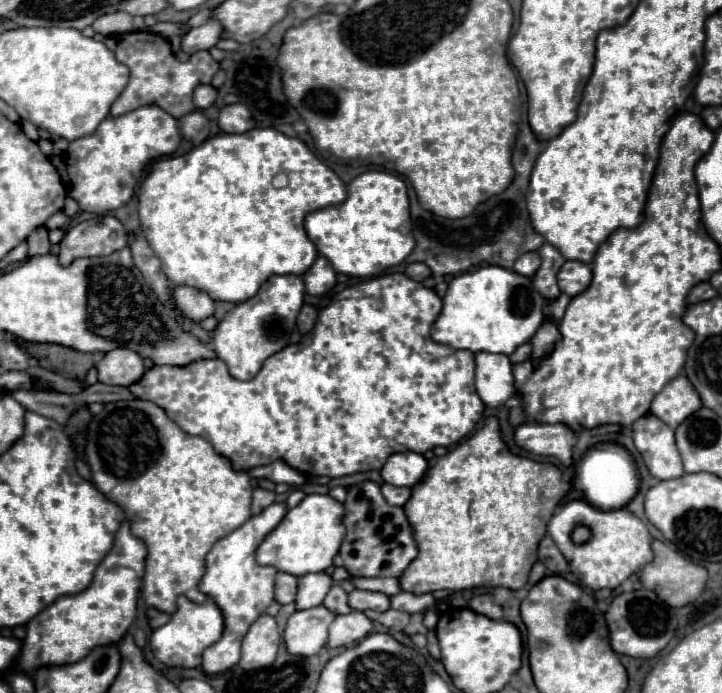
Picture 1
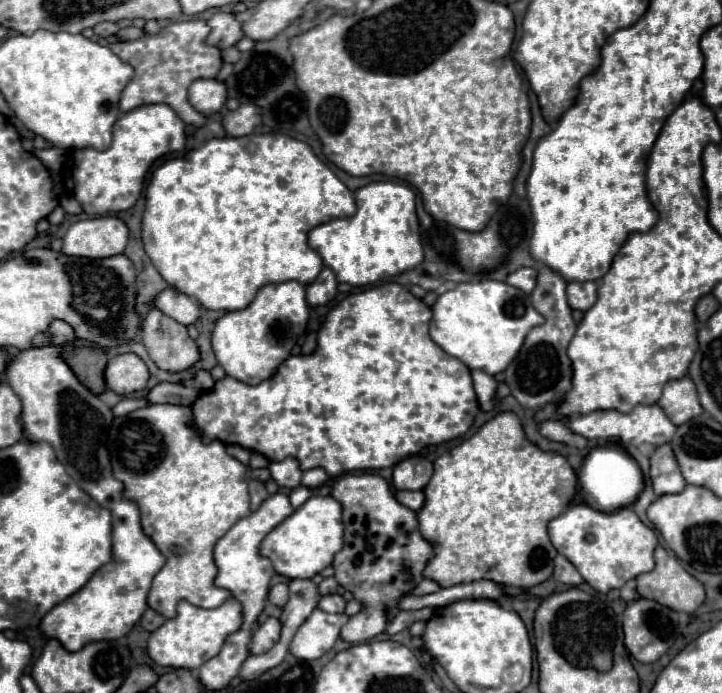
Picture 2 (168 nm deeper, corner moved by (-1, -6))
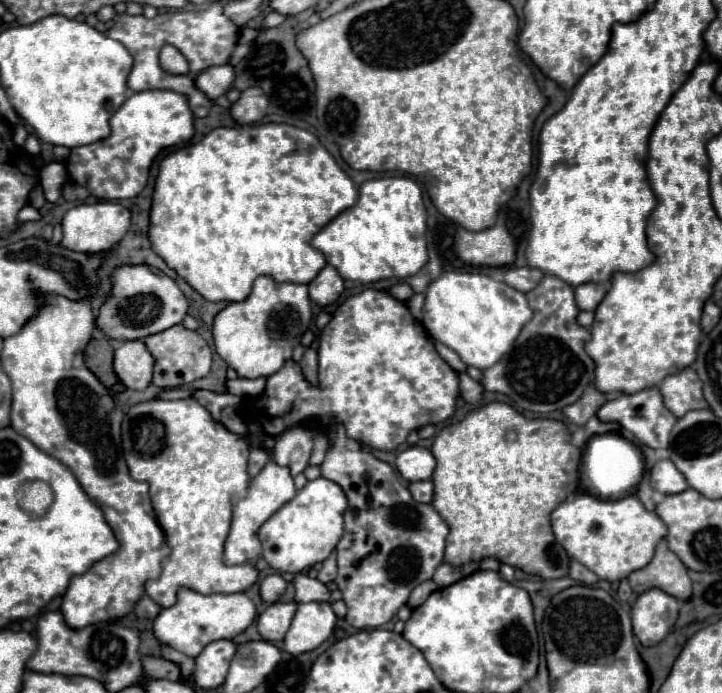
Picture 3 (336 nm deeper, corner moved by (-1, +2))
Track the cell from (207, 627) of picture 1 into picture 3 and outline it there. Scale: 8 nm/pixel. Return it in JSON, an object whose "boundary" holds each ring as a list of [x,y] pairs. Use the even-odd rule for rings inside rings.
{"boundary":[[[181,588],[177,602],[171,608],[163,608],[153,622],[153,632],[161,644],[167,644],[187,656],[195,658],[213,640],[233,640],[237,634],[247,630],[255,620],[255,606],[243,594],[199,594],[189,588]]]}

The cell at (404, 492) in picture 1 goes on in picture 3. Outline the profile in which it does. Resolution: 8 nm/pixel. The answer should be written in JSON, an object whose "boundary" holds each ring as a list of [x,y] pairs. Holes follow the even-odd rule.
{"boundary":[[[425,480],[425,482],[411,482],[409,484],[409,492],[417,502],[431,502],[433,500],[433,482]]]}

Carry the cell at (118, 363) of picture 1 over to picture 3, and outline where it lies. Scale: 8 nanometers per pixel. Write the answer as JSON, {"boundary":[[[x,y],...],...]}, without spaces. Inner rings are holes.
{"boundary":[[[141,340],[121,342],[115,350],[115,372],[131,390],[145,390],[153,378],[153,356]]]}

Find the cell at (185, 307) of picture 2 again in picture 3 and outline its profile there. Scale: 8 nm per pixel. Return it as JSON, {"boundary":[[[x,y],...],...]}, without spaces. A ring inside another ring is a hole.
{"boundary":[[[123,264],[111,272],[111,292],[95,320],[105,338],[125,342],[143,340],[179,324],[187,314],[187,298],[173,278],[147,264]]]}

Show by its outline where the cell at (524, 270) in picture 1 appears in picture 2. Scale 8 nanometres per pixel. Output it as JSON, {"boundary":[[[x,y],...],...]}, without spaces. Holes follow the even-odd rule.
{"boundary":[[[519,268],[507,276],[507,284],[521,288],[525,294],[531,294],[531,290],[535,288],[535,278],[537,278],[535,268]]]}

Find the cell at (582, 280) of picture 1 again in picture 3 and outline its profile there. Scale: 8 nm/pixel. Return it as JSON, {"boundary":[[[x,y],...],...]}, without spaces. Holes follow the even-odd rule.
{"boundary":[[[583,284],[575,288],[575,300],[579,310],[589,310],[595,312],[599,302],[605,298],[609,286],[607,284]]]}

